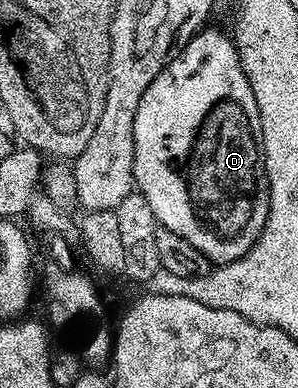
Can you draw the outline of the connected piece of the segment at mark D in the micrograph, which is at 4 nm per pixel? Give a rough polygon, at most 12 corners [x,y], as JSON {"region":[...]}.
{"region":[[204,28],[134,114],[134,186],[213,263],[268,215],[258,100]]}

